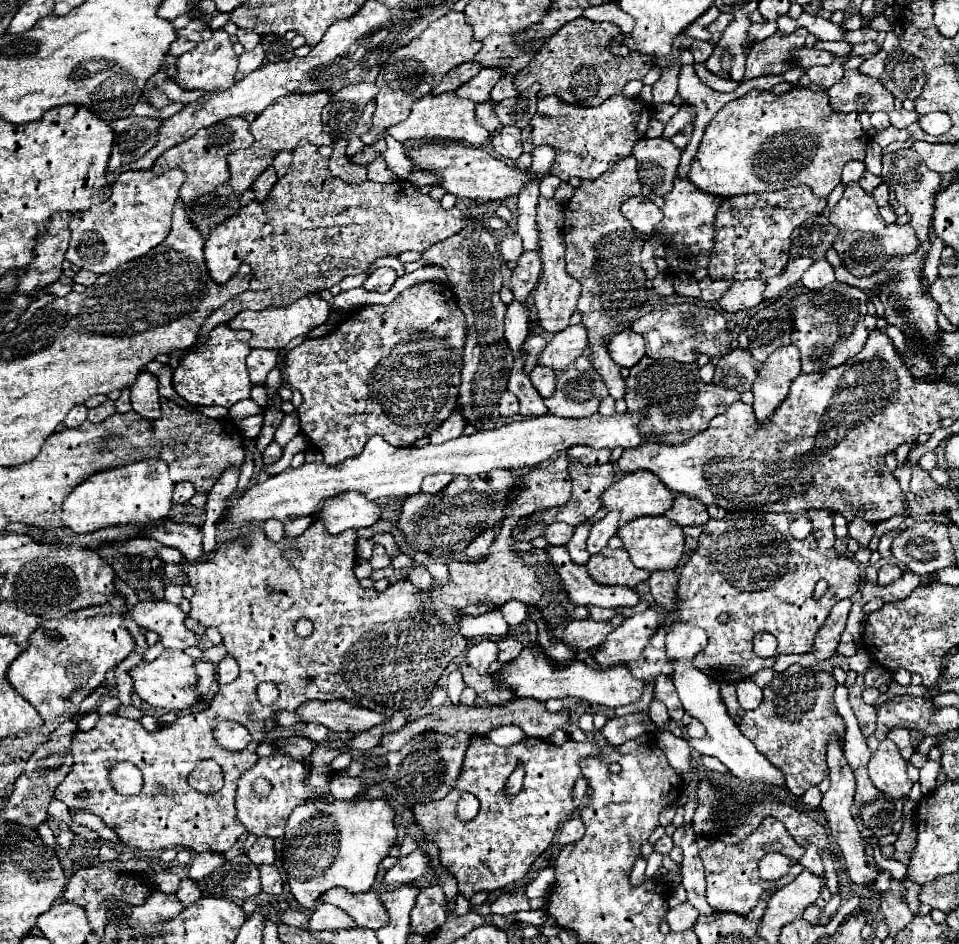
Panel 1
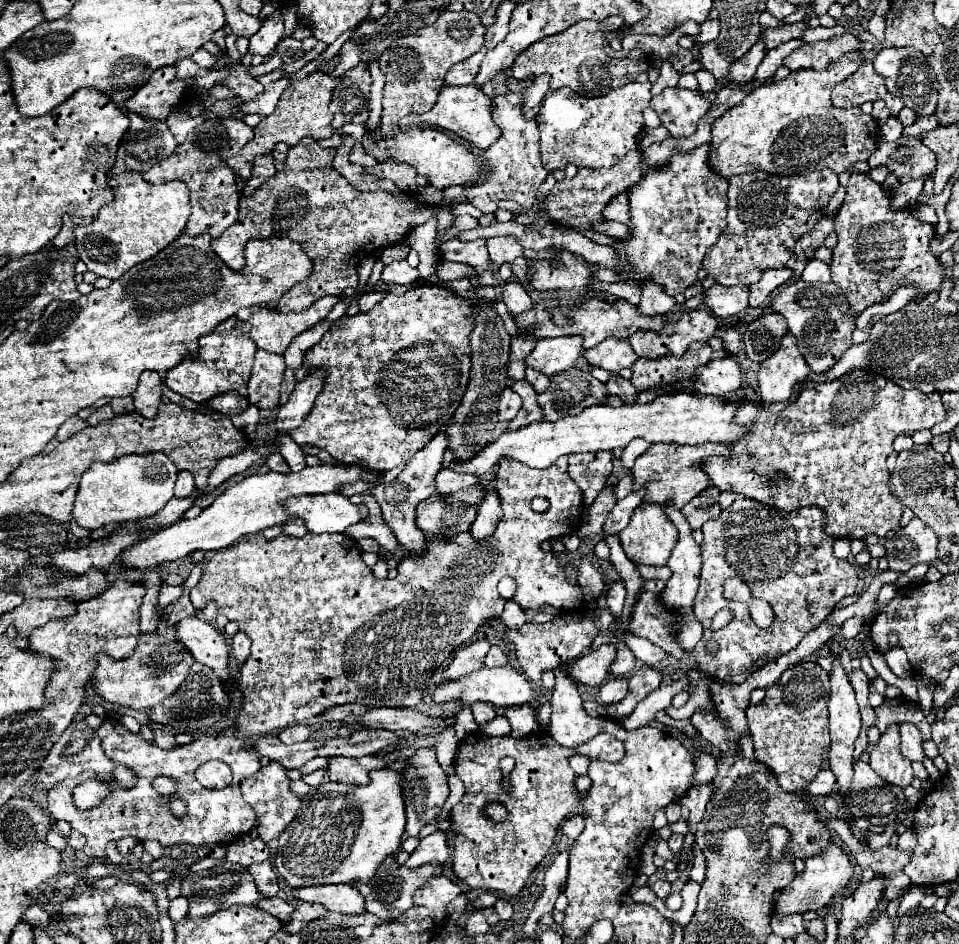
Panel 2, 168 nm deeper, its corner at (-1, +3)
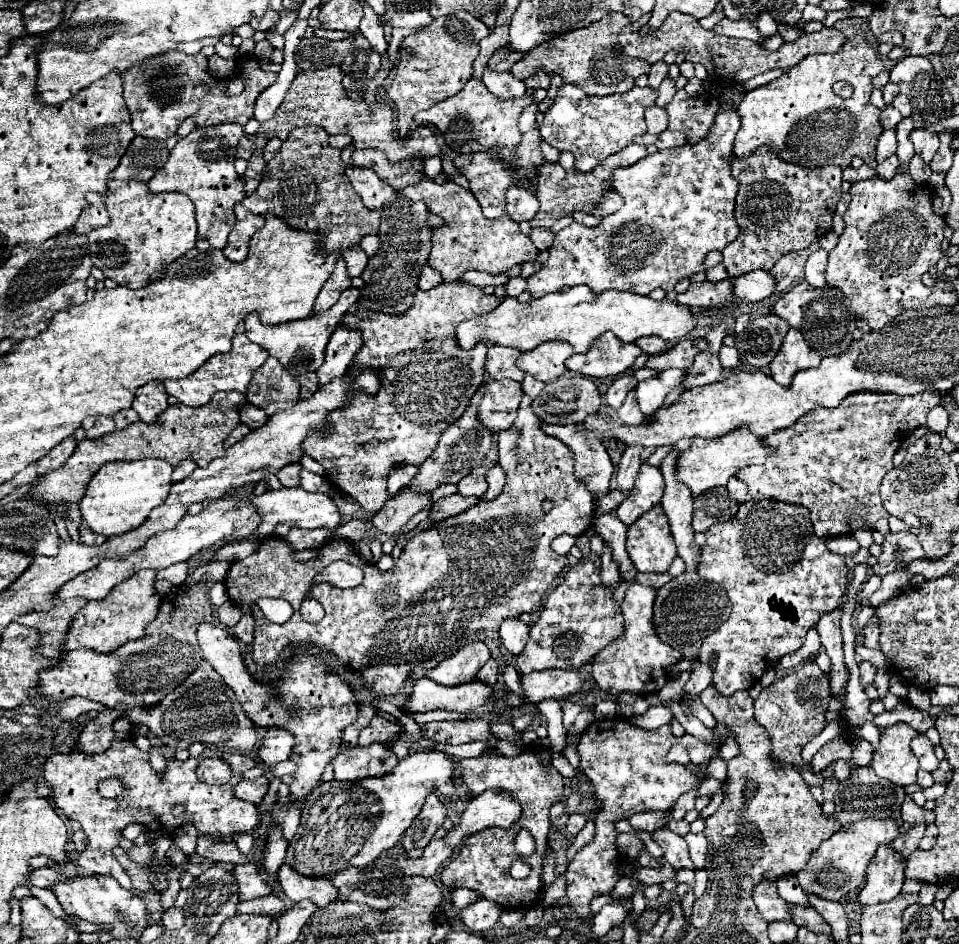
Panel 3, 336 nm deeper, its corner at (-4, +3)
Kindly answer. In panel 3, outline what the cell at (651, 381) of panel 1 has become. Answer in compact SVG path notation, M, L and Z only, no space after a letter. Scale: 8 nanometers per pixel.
M685 338L677 346L673 346L669 352L649 356L645 366L653 368L657 372L663 372L663 370L675 368L675 366L691 366L693 358L707 348L709 348L709 344L705 338Z

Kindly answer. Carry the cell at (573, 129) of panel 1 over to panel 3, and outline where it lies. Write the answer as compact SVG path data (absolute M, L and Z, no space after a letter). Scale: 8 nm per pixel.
M563 84L557 102L545 112L545 120L539 128L541 138L557 150L569 150L575 154L575 170L591 172L599 162L617 150L633 142L635 136L647 132L643 112L655 104L657 92L651 88L633 86L629 92L613 96L589 96L575 84Z

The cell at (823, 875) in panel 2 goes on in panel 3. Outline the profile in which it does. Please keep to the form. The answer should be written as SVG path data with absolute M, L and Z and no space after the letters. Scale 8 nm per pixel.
M865 818L853 822L849 830L837 830L829 840L811 854L807 866L797 872L797 880L807 894L817 894L821 898L841 900L849 892L855 892L863 886L869 860L873 858L879 844L891 844L899 836L897 822L893 818Z

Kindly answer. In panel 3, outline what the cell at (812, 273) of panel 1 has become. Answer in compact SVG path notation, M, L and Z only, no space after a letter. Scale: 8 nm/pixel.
M819 248L817 252L813 252L807 258L807 264L805 264L805 280L811 286L815 286L815 288L825 286L825 266L827 266L827 252L823 248Z

